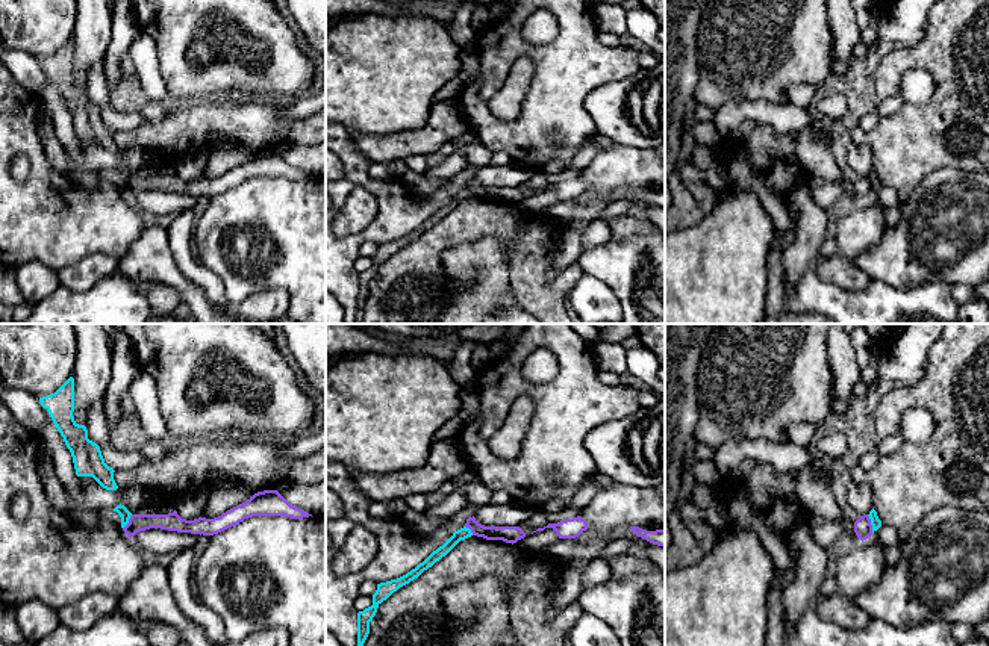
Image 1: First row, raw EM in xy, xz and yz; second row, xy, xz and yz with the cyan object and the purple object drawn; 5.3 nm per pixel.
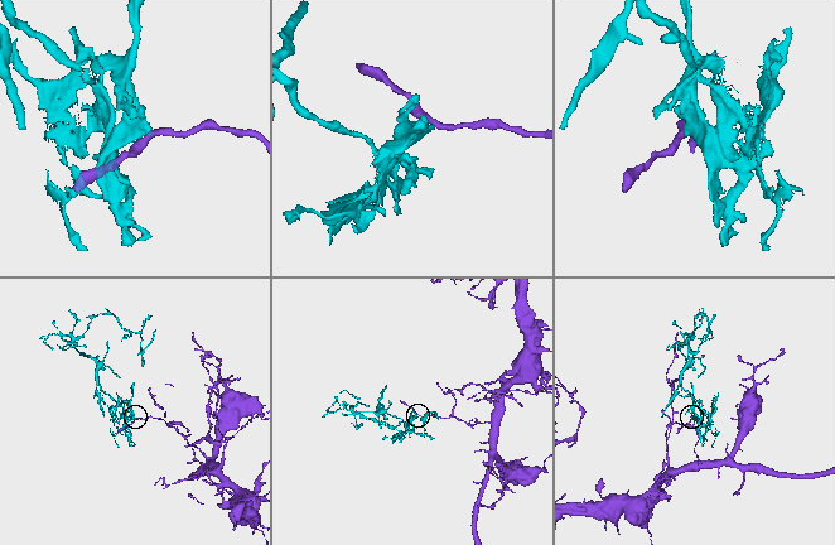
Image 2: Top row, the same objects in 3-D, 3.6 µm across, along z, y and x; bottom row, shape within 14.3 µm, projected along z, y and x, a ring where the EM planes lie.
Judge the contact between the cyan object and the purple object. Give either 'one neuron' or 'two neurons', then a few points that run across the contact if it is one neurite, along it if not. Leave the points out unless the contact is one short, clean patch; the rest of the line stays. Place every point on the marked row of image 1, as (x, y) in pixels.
two neurons | yz (867, 515), (873, 531)

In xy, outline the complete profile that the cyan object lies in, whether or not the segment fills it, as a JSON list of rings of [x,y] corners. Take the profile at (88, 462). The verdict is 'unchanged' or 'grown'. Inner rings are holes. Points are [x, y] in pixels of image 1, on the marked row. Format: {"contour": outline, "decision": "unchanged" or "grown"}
{"contour": [[[70,377],[55,393],[39,398],[71,452],[76,475],[92,477],[103,489],[117,490],[114,469],[105,463],[100,446],[88,439],[85,425],[74,421],[74,378]]], "decision": "unchanged"}

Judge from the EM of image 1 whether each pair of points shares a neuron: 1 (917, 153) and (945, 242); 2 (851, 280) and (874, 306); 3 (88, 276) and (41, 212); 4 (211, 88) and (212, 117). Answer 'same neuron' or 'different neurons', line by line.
1: different neurons
2: different neurons
3: different neurons
4: different neurons

